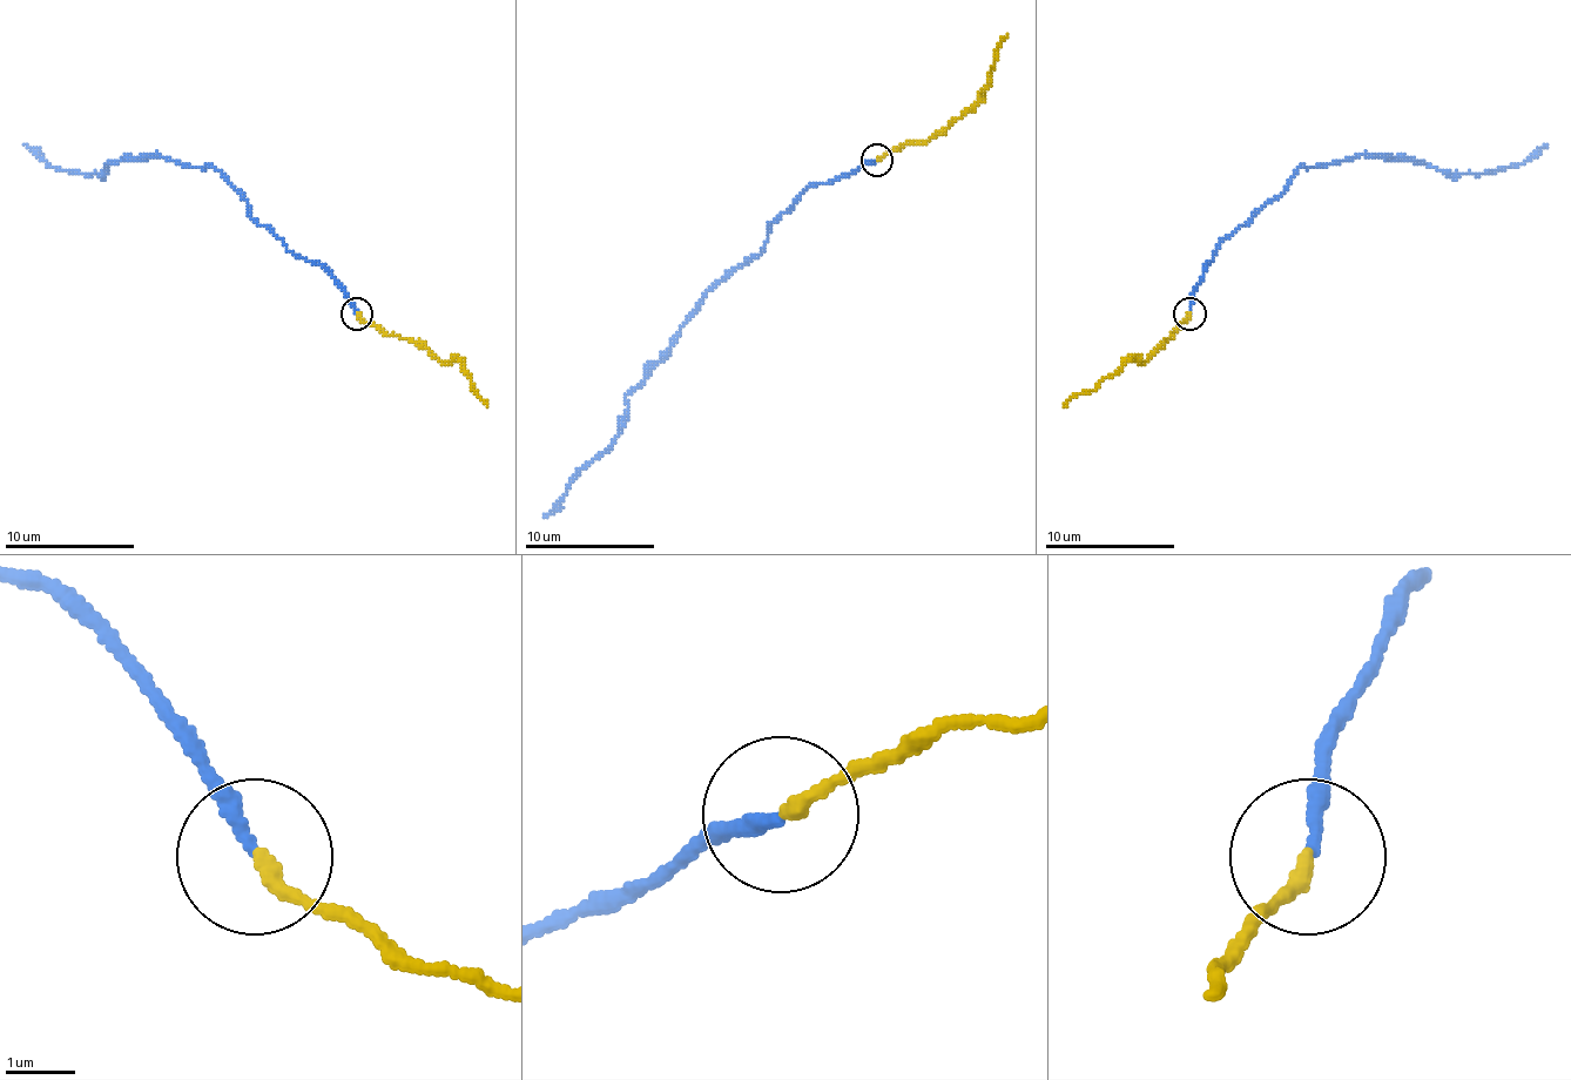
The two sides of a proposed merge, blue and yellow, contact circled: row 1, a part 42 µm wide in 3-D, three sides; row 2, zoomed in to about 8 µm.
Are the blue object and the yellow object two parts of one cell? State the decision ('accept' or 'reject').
accept

